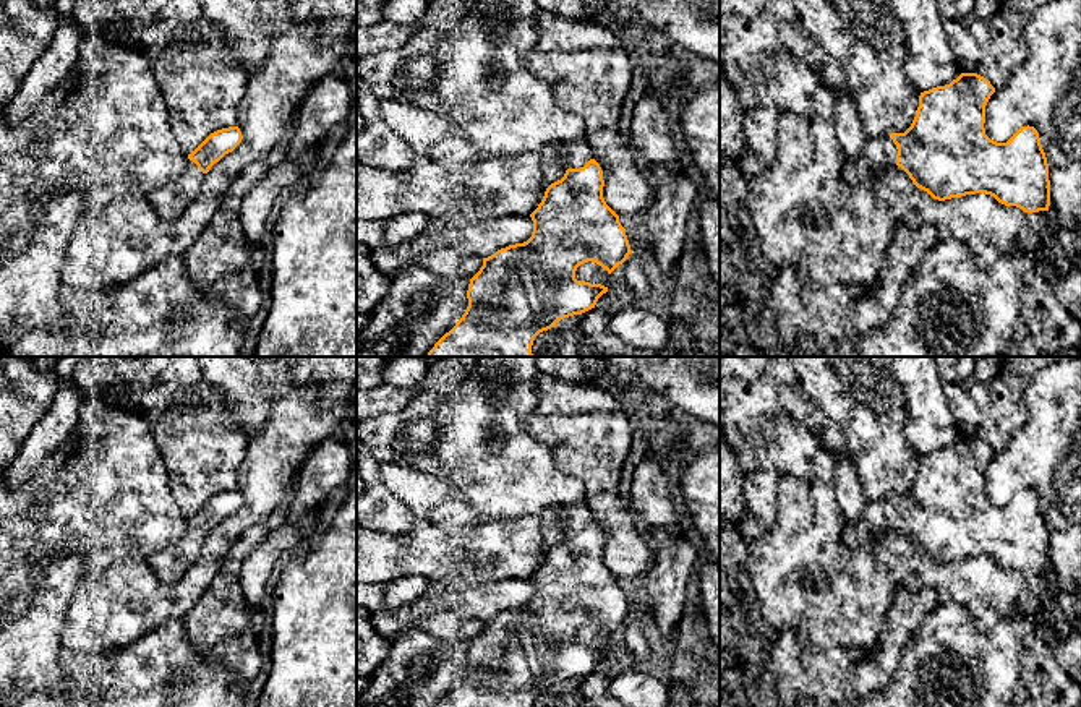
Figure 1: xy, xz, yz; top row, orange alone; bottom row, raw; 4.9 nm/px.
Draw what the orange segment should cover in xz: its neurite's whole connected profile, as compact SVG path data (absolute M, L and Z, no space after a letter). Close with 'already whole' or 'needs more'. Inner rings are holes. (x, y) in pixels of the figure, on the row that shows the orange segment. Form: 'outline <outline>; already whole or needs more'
outline M583 136L562 143L559 164L566 169L564 177L546 188L541 203L530 214L532 237L483 258L483 266L468 284L465 313L426 357L533 357L532 345L540 332L551 329L564 318L595 308L598 298L608 292L608 287L601 284L577 281L575 271L580 264L593 261L611 274L632 251L626 229L603 198L603 170L593 159L593 151Z; needs more

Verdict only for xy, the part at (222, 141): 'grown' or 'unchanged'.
grown

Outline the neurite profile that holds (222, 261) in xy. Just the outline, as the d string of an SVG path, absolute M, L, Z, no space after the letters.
M263 162L250 164L227 190L220 209L214 216L207 230L183 255L190 276L198 287L209 297L220 298L227 306L235 310L246 323L261 305L258 287L258 264L261 250L253 248L241 219L240 204L243 196L266 175L267 167Z

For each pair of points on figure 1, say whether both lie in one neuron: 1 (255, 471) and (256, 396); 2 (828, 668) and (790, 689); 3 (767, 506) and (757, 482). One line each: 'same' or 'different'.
1: different
2: same
3: same

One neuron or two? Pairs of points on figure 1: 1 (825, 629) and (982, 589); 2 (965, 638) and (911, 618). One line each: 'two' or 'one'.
1: one
2: two

